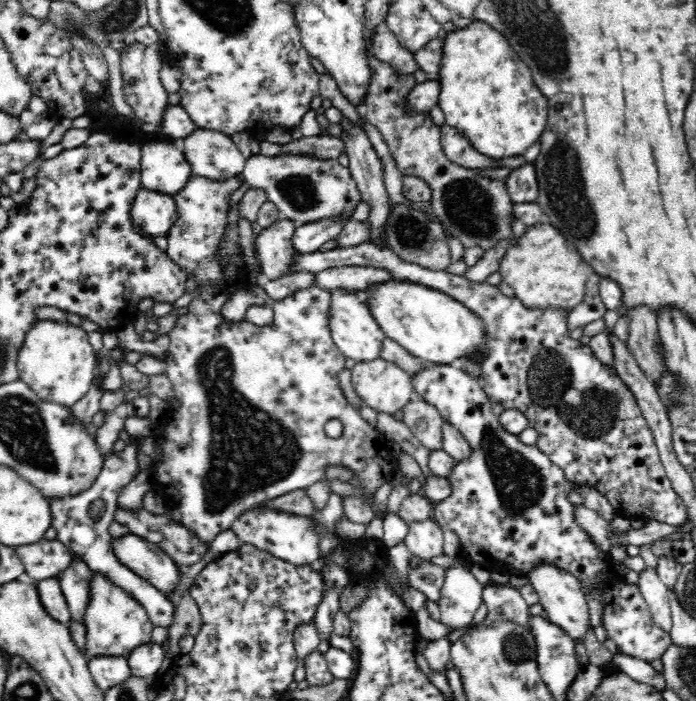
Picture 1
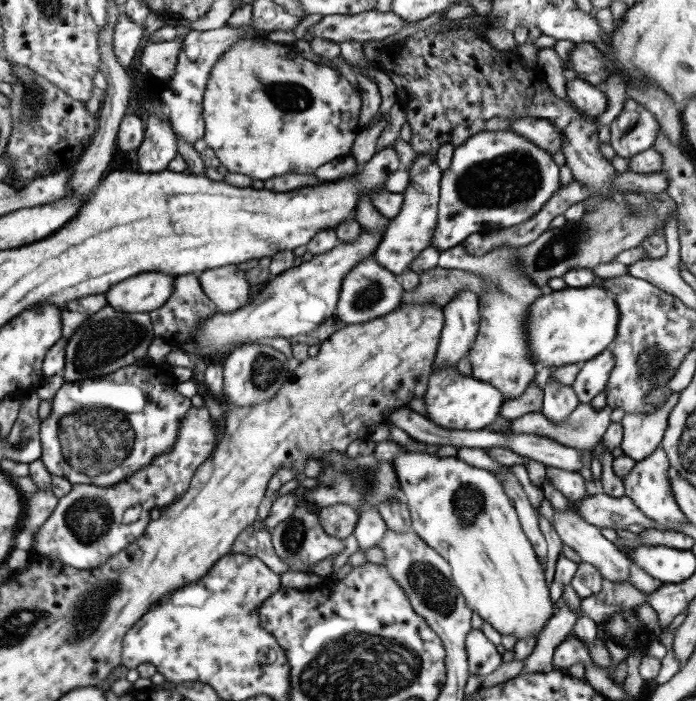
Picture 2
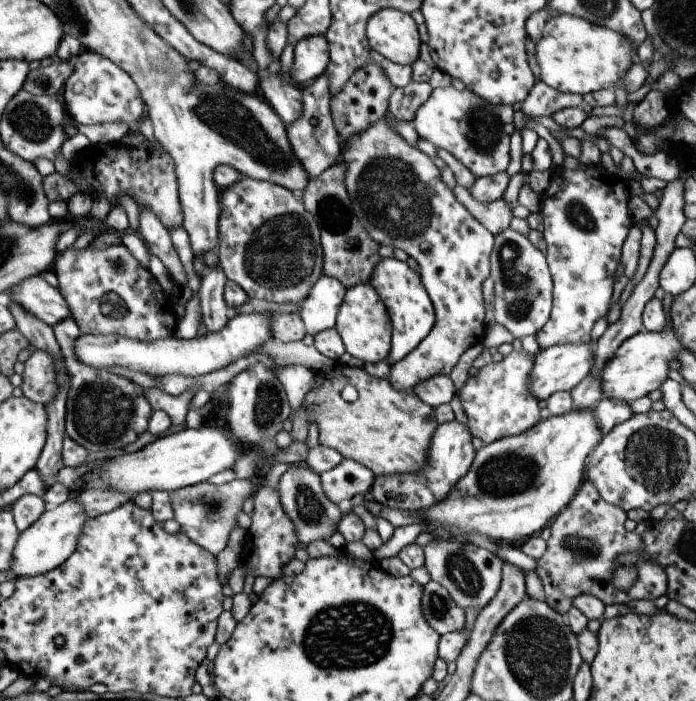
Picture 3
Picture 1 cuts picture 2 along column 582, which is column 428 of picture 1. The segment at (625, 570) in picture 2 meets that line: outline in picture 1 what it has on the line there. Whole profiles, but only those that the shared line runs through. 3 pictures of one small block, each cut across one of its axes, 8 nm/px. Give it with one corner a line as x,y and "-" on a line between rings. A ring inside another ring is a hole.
432,517
428,520
410,522
408,523
408,534
403,541
413,555
429,561
444,554
442,550
442,544
444,544
443,531

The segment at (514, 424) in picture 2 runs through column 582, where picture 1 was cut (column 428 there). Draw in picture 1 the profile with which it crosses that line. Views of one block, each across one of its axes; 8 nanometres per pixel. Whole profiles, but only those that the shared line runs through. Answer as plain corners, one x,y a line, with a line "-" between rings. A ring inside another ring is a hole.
424,399
408,402
402,407
402,420
414,436
432,450
442,450
442,424
444,419
438,409

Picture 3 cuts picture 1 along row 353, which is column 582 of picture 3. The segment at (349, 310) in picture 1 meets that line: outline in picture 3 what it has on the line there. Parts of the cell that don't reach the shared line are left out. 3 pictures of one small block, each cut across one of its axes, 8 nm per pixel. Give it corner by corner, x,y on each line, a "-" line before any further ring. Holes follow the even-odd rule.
588,341
580,344
559,344
542,352
538,351
530,372
530,394
540,402
550,398
555,392
571,391
593,369
595,354
592,354
592,346
591,341

